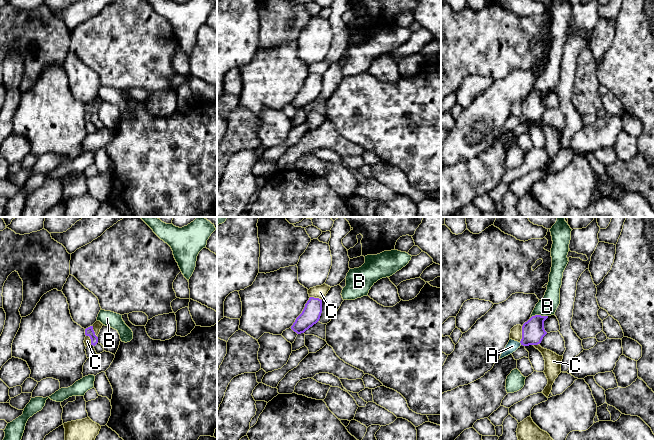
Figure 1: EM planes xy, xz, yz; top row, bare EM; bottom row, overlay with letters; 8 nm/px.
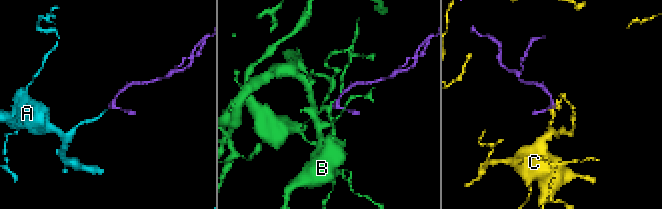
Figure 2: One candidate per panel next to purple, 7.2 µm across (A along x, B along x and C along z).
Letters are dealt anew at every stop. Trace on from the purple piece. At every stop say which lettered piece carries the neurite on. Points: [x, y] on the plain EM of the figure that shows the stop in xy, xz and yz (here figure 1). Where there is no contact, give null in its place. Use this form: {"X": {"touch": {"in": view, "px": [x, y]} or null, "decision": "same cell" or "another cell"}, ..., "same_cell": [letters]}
{"A": {"touch": {"in": "yz", "px": [520, 118]}, "decision": "same cell"}, "B": {"touch": {"in": "yz", "px": [538, 91]}, "decision": "another cell"}, "C": {"touch": {"in": "yz", "px": [522, 110]}, "decision": "another cell"}, "same_cell": ["A"]}

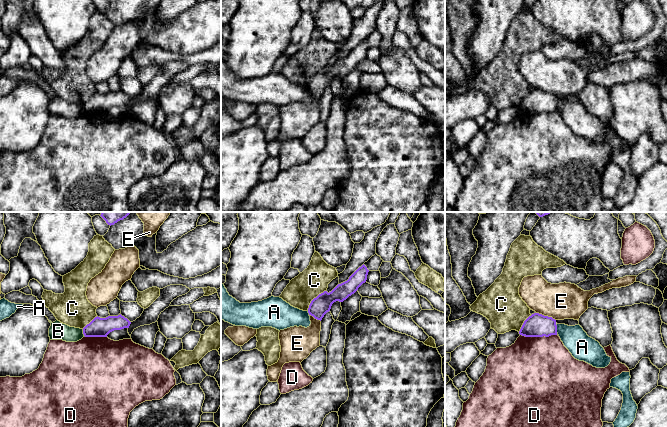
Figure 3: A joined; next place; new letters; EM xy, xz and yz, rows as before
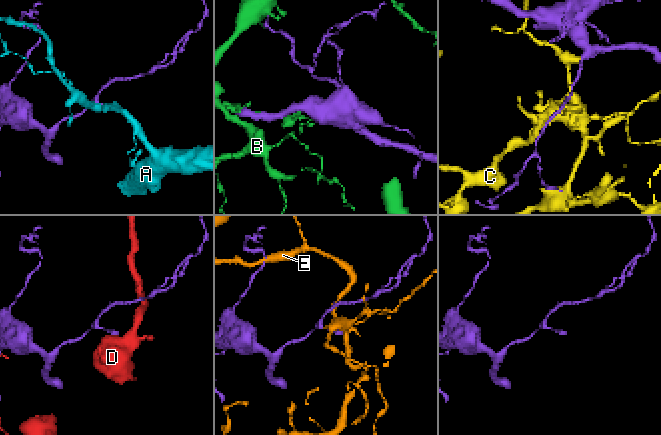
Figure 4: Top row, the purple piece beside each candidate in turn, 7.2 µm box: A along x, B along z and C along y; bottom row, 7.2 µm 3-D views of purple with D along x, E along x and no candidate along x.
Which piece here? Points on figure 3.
{"A": {"touch": {"in": "yz", "px": [556, 104]}, "decision": "another cell"}, "B": {"touch": {"in": "xy", "px": [83, 109]}, "decision": "another cell"}, "C": {"touch": {"in": "xz", "px": [313, 75]}, "decision": "another cell"}, "D": {"touch": {"in": "yz", "px": [538, 112]}, "decision": "another cell"}, "E": {"touch": {"in": "yz", "px": [546, 92]}, "decision": "another cell"}, "same_cell": []}

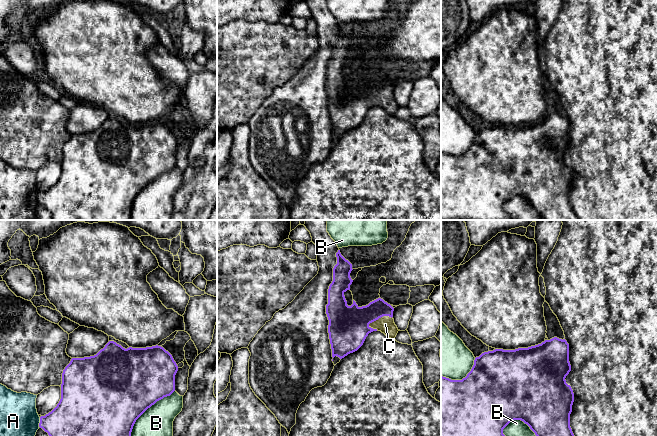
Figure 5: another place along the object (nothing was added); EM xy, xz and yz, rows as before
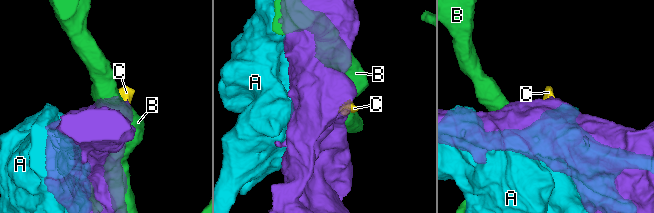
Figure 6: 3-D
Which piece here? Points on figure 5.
{"A": {"touch": {"in": "xy", "px": [40, 198]}, "decision": "another cell"}, "B": {"touch": {"in": "xy", "px": [143, 188]}, "decision": "another cell"}, "C": {"touch": {"in": "xz", "px": [379, 93]}, "decision": "same cell"}, "same_cell": ["C"]}

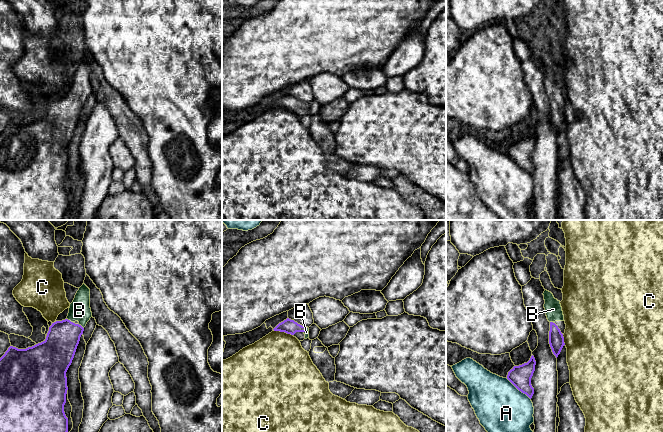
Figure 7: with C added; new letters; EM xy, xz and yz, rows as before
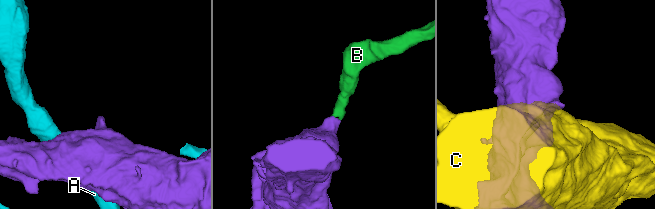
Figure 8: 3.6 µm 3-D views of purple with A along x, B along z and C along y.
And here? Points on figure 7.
{"A": {"touch": {"in": "yz", "px": [518, 165]}, "decision": "another cell"}, "B": {"touch": {"in": "xy", "px": [69, 96]}, "decision": "same cell"}, "C": {"touch": {"in": "xz", "px": [283, 107]}, "decision": "another cell"}, "same_cell": ["B"]}

